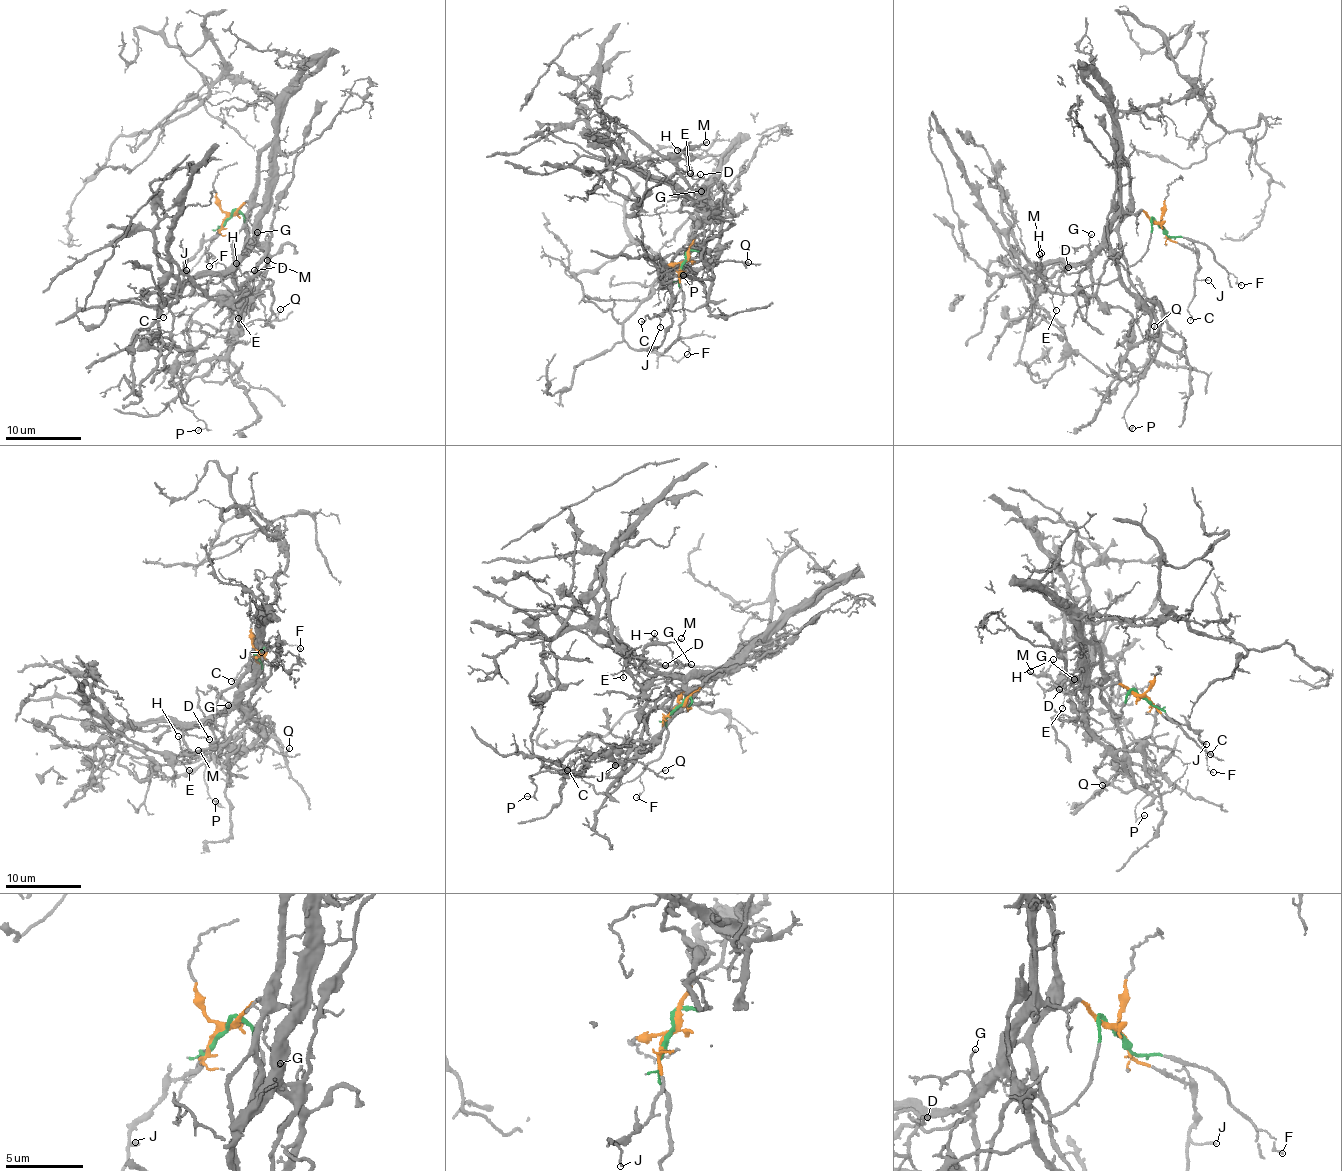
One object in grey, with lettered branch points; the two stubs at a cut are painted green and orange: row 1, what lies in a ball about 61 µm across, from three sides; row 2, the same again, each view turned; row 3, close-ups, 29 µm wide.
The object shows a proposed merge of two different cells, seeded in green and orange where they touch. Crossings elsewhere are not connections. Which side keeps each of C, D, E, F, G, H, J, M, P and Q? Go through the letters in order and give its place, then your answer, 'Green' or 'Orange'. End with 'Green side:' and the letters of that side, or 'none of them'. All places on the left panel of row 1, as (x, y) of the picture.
C: Place: (163, 317). Orange
D: Place: (254, 270). Orange
E: Place: (238, 318). Orange
F: Place: (209, 266). Green
G: Place: (257, 232). Orange
H: Place: (236, 263). Orange
J: Place: (186, 270). Orange
M: Place: (267, 260). Orange
P: Place: (198, 430). Green
Q: Place: (280, 309). Green
Green side: F, P, Q

